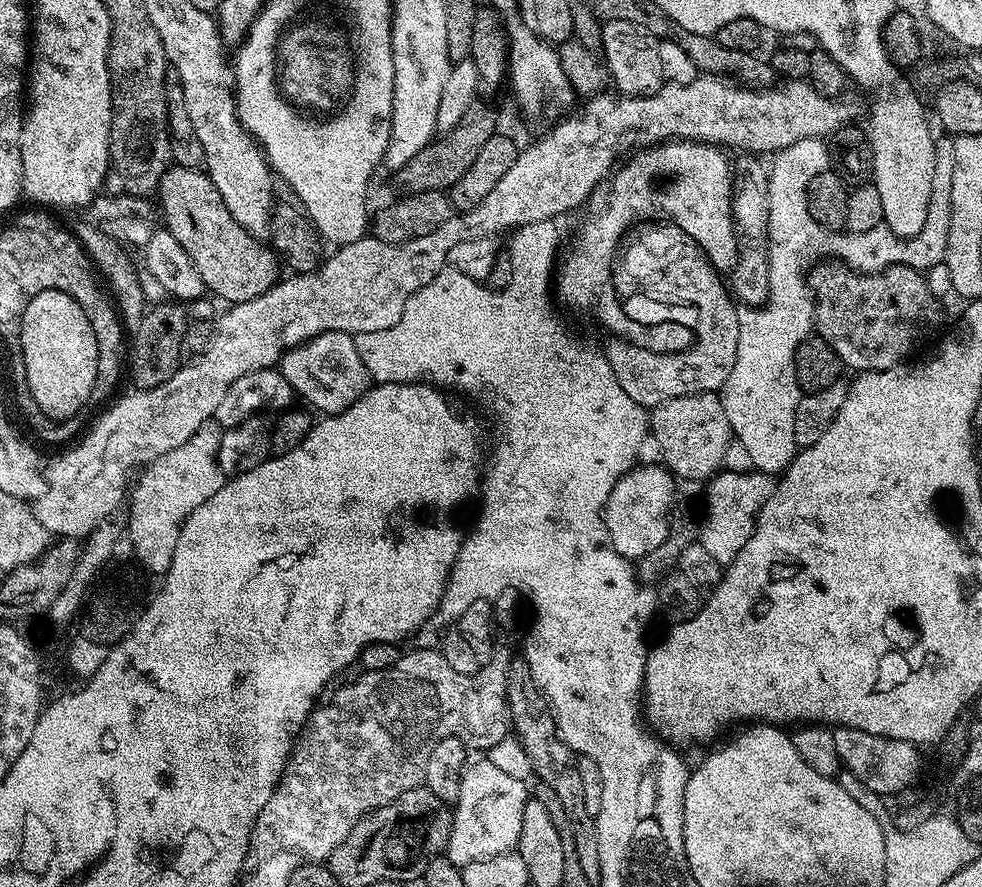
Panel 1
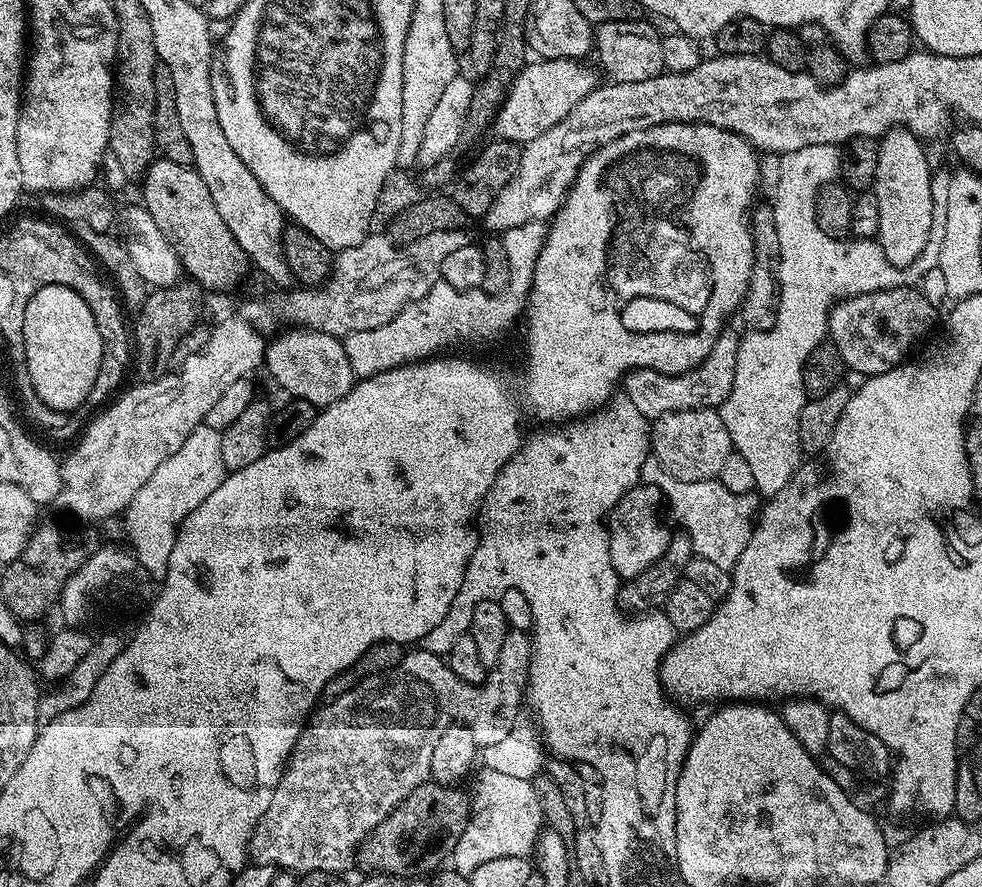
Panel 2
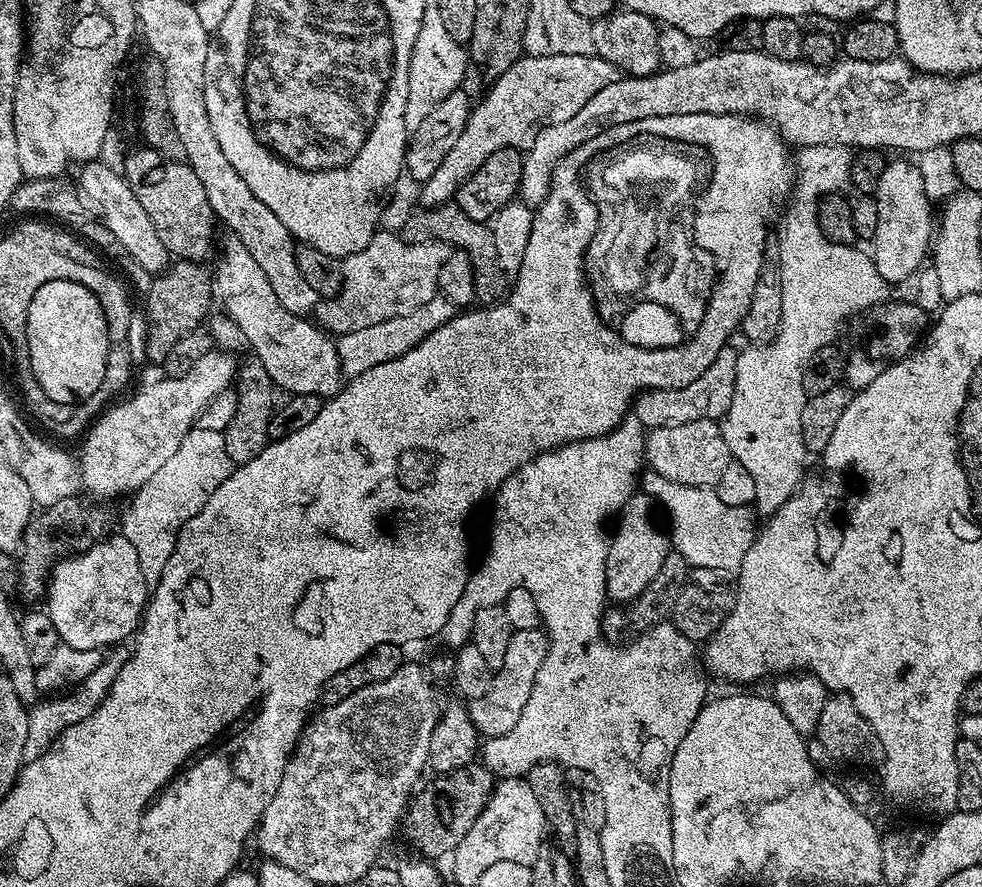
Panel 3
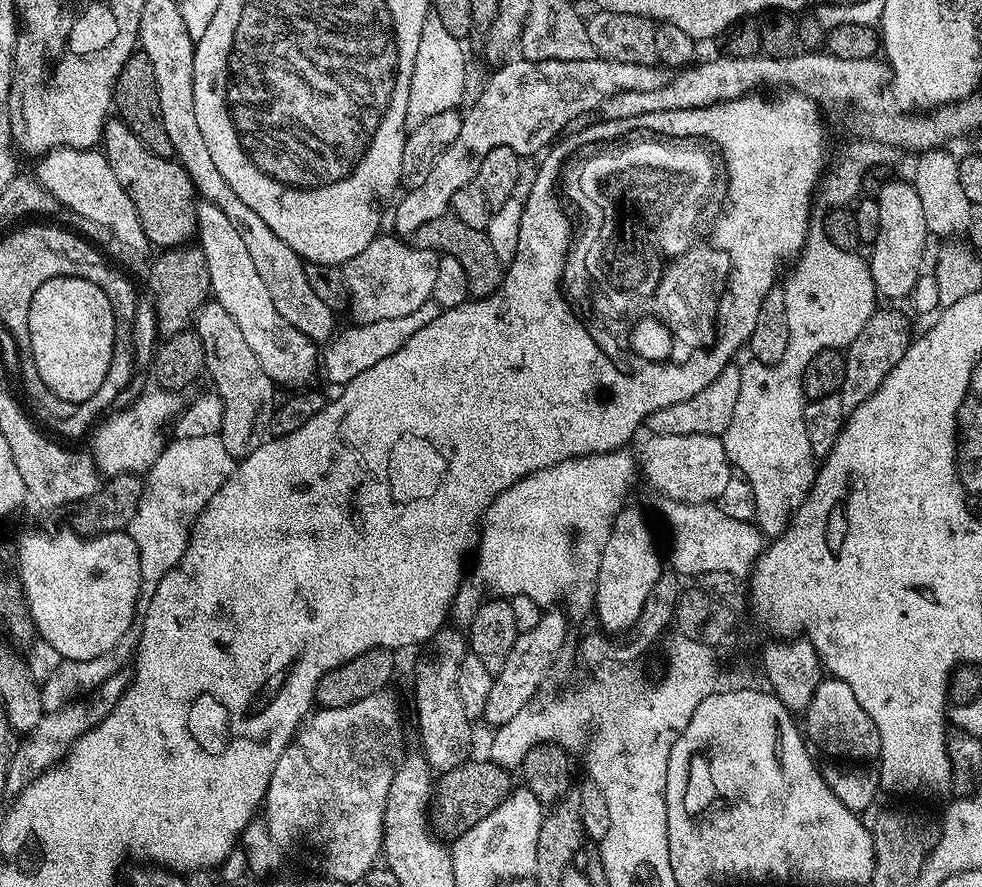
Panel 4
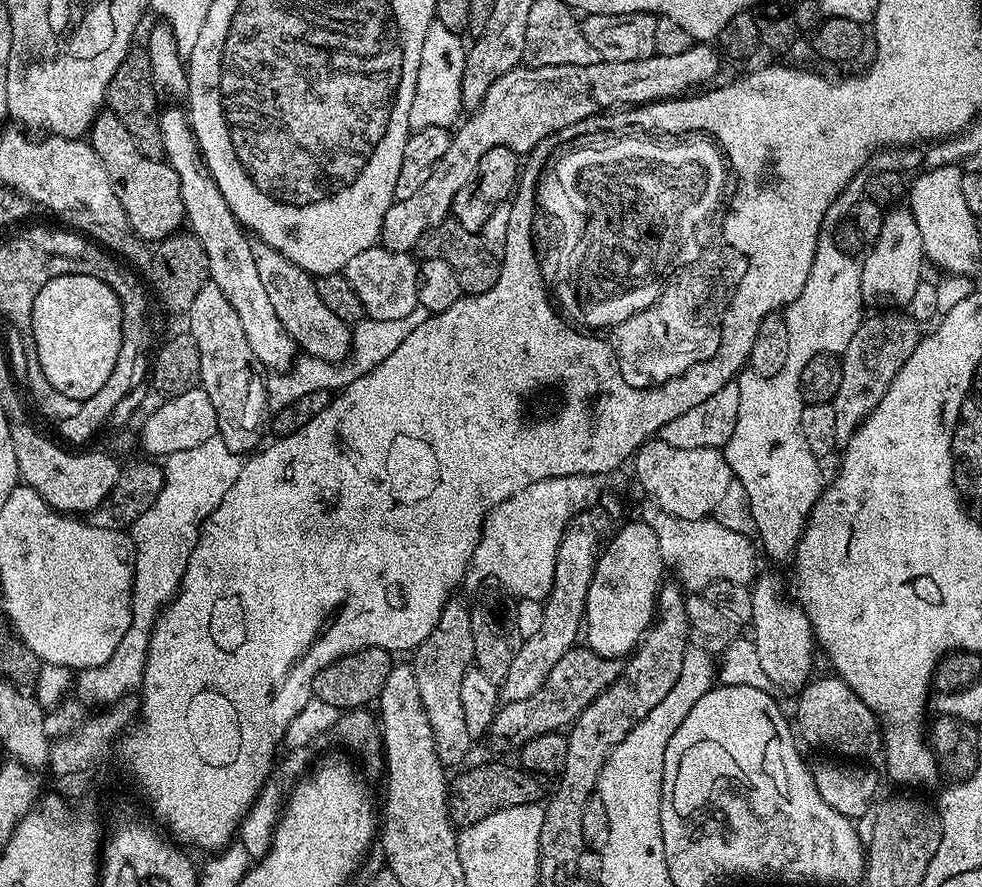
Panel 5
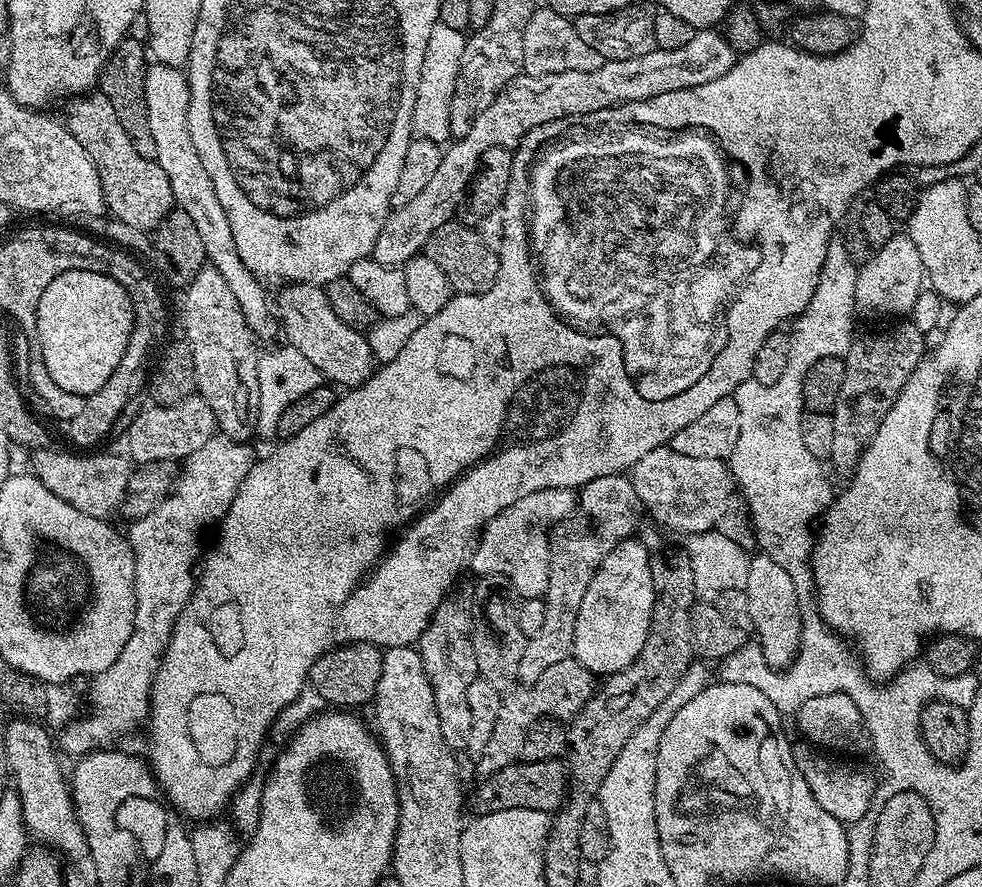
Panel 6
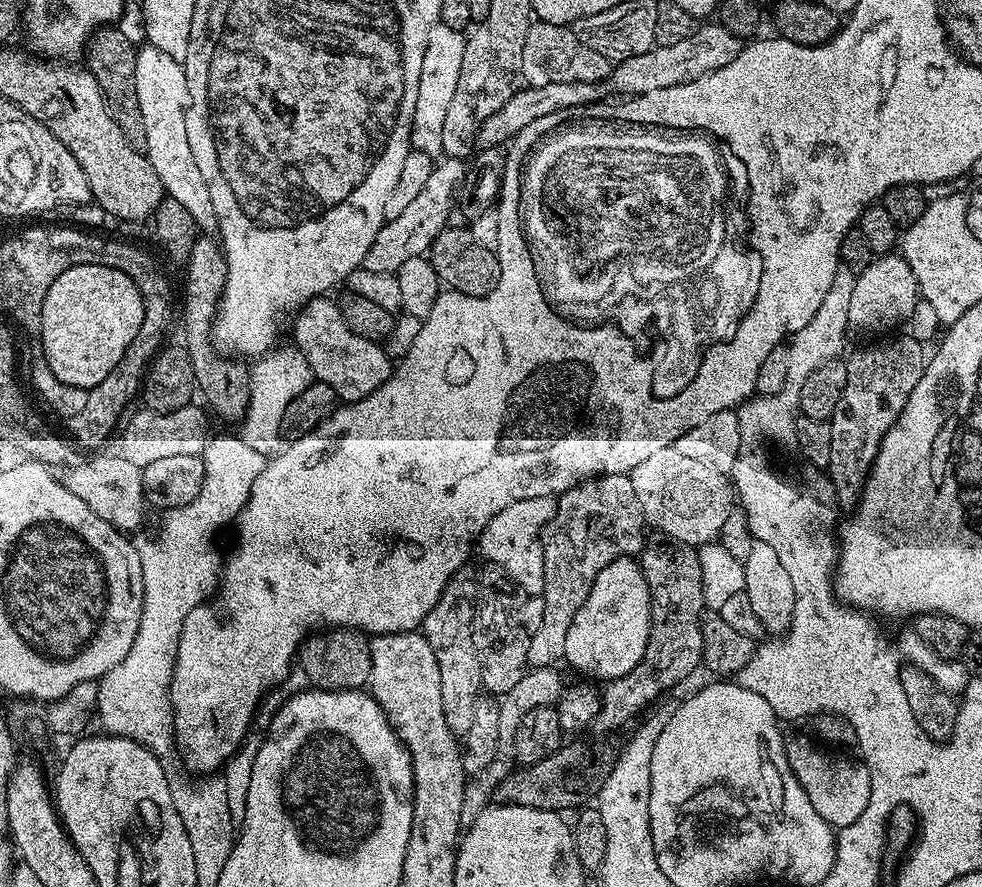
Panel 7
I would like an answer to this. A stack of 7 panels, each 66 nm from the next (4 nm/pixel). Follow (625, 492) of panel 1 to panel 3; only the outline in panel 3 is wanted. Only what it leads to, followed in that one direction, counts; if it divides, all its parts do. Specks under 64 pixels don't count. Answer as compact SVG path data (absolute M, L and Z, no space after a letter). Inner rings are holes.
M634 494L620 507L619 513L615 517L616 529L611 529L608 553L606 554L606 590L609 601L631 602L634 598L638 598L638 594L642 594L642 590L646 590L646 586L650 586L650 581L658 575L658 569L662 566L662 562L666 562L670 551L670 536L667 531L659 532L656 529L656 524L652 521L652 508L654 509L652 497Z

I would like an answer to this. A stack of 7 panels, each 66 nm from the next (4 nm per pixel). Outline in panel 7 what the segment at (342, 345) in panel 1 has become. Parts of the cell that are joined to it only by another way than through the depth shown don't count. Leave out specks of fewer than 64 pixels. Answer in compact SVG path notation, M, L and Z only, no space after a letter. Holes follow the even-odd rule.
M144 46L136 53L136 93L142 110L142 122L146 122L146 155L154 174L164 184L167 199L186 206L194 218L197 229L204 234L217 231L214 202L210 202L210 186L190 154L190 138L186 138L186 114L188 113L188 83L181 61L162 54L162 50Z

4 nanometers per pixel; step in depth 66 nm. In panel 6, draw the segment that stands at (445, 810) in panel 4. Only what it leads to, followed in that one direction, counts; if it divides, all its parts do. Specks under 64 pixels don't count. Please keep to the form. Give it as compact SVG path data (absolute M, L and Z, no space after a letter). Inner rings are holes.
M547 760L546 762L517 763L498 770L498 774L490 774L479 781L476 793L471 793L470 800L476 803L476 812L479 815L494 814L498 810L538 810L555 814L560 811L566 799L568 777L566 768L560 760Z

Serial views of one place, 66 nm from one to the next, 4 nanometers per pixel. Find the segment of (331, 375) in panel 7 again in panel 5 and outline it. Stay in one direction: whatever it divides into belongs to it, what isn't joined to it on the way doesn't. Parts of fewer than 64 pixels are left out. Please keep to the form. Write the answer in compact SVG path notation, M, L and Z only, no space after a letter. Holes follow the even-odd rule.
M253 243L252 253L254 266L258 266L258 278L262 278L262 286L274 306L274 314L278 314L278 322L282 322L286 334L294 338L297 349L305 356L322 358L331 364L346 360L352 348L352 328L342 322L342 318L337 318L322 303L322 298L318 298L314 277L265 244Z

